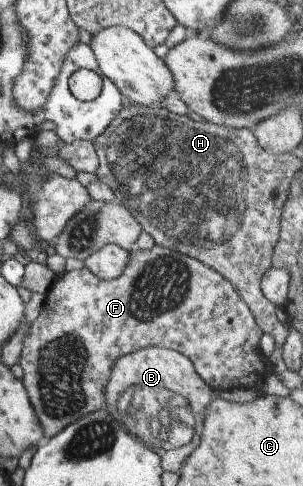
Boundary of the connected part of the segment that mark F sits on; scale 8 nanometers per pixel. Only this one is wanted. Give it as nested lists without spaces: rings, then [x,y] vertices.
[[[155,244],[142,251],[130,250],[122,274],[114,280],[102,281],[86,267],[64,270],[56,276],[44,295],[38,316],[22,339],[17,364],[22,368],[22,386],[30,406],[42,427],[44,439],[48,439],[78,417],[102,409],[106,404],[104,387],[110,380],[114,362],[148,346],[176,350],[188,356],[202,382],[217,393],[232,388],[257,387],[270,367],[258,349],[262,333],[248,305],[216,270]]]

